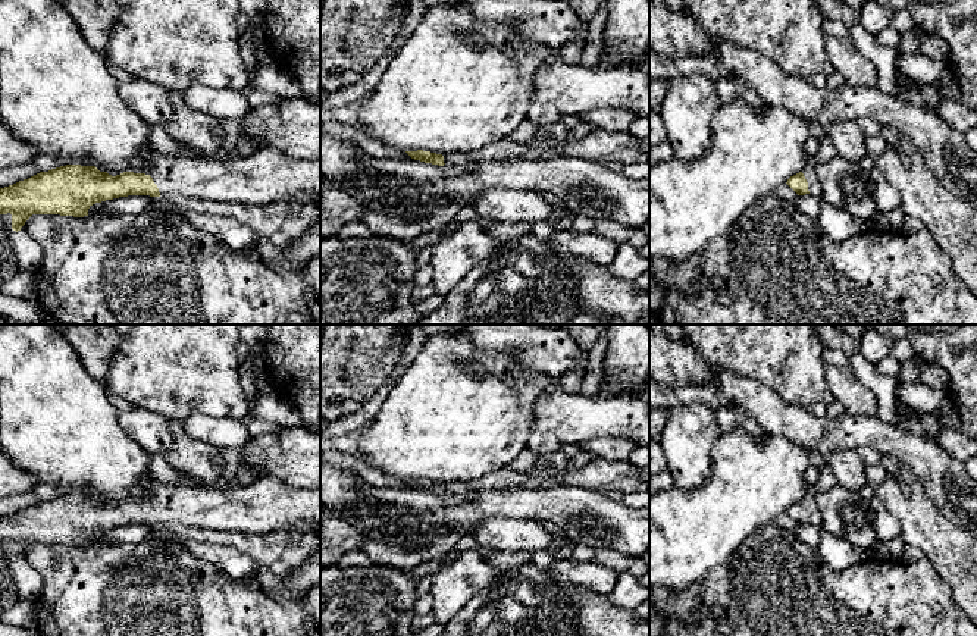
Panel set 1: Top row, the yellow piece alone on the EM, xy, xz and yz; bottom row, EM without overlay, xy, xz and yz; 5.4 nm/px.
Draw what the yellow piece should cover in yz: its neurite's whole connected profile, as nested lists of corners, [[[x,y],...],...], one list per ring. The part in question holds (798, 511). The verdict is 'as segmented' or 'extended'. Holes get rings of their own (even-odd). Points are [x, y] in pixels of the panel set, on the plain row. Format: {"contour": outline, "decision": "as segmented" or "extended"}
{"contour": [[[807,486],[804,499],[790,505],[786,513],[798,524],[811,523],[817,527],[821,527],[821,513],[817,507],[817,495],[818,492],[814,489],[814,486]]], "decision": "extended"}

